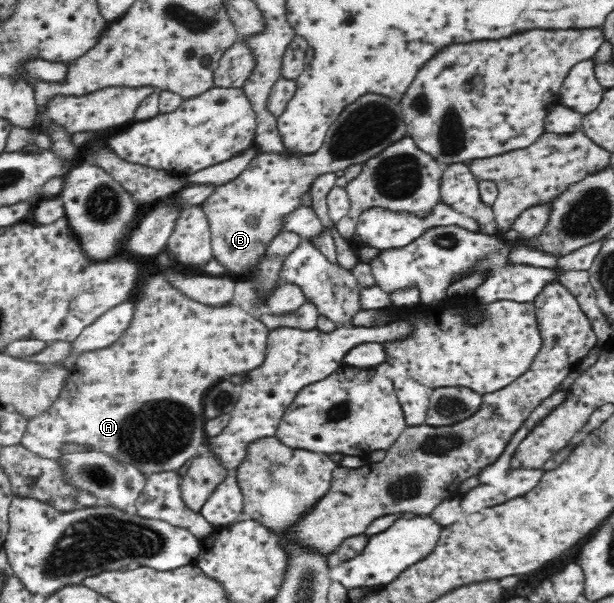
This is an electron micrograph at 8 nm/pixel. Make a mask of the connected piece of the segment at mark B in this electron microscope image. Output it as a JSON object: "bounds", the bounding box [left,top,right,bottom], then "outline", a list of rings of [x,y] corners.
{"bounds":[201,94,406,278],"outline":[[[364,94],[348,104],[328,128],[325,141],[311,154],[300,158],[286,159],[274,153],[256,152],[248,165],[236,176],[236,179],[215,187],[201,203],[201,210],[206,218],[211,233],[211,246],[214,259],[226,267],[226,275],[236,278],[253,270],[266,244],[280,233],[281,219],[299,205],[299,197],[310,189],[314,177],[321,173],[345,170],[349,165],[363,164],[367,159],[379,154],[388,144],[396,143],[406,134],[406,124],[401,116],[399,103],[384,95]]]}

